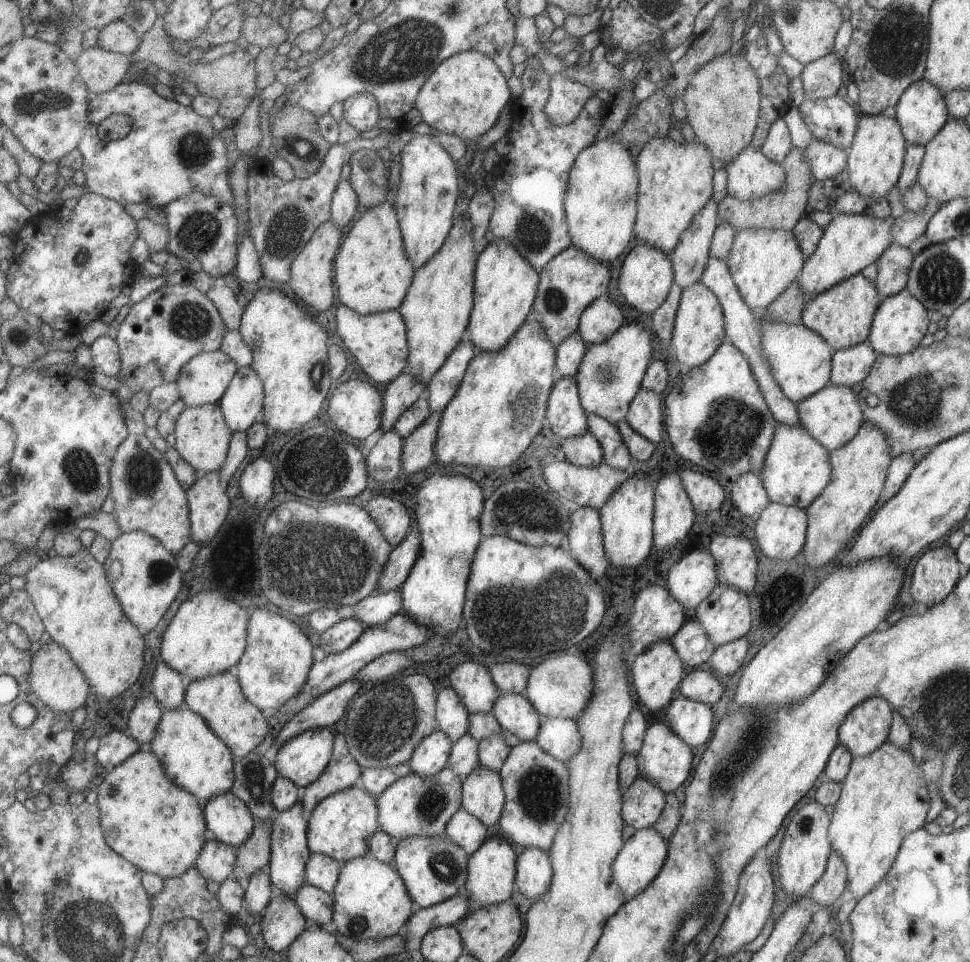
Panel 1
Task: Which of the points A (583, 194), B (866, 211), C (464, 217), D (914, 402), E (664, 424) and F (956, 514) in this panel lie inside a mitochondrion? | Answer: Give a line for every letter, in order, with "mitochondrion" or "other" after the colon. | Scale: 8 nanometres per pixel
A: other
B: other
C: other
D: mitochondrion
E: other
F: other

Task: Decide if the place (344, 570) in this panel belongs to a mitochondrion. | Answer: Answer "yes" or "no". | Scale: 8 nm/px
yes

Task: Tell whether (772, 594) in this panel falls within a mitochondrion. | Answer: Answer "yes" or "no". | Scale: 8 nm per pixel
no

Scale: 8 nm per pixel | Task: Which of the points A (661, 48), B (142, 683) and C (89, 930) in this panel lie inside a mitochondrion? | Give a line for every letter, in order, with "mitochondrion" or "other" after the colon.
A: other
B: other
C: mitochondrion

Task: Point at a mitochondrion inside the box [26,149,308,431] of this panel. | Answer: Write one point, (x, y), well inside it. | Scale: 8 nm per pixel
(199, 232)

